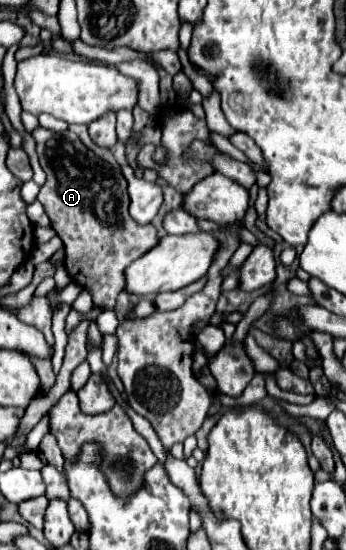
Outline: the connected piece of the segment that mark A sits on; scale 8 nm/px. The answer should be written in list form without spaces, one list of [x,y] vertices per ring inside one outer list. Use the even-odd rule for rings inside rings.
[[[38,126],[32,132],[32,138],[36,140],[36,152],[40,156],[40,166],[46,172],[46,184],[42,186],[38,200],[44,204],[46,214],[52,220],[52,226],[56,234],[64,242],[64,268],[76,280],[82,288],[86,288],[92,294],[94,308],[100,310],[112,310],[116,296],[124,290],[124,268],[136,260],[140,254],[150,250],[158,244],[158,234],[152,224],[140,226],[134,222],[134,218],[128,214],[130,196],[126,192],[126,178],[122,176],[120,166],[104,164],[98,160],[82,142],[80,138],[66,130],[66,132],[52,132],[42,126]]]

